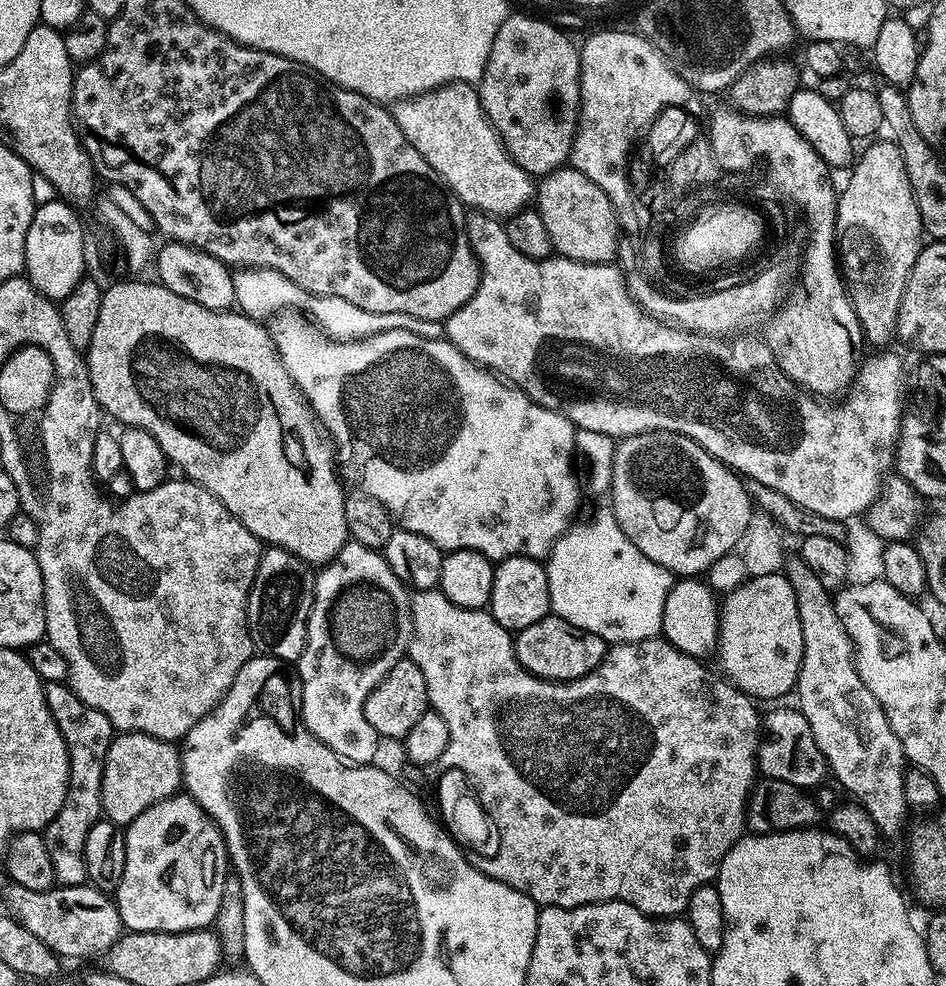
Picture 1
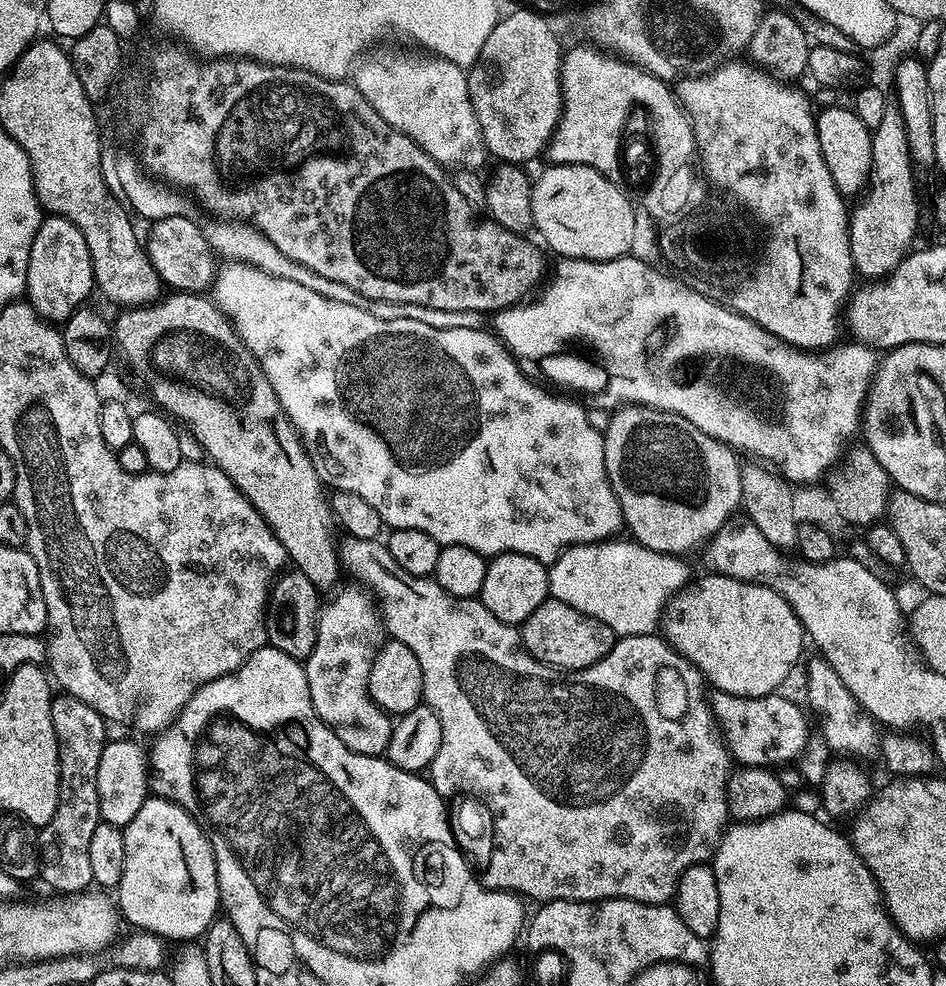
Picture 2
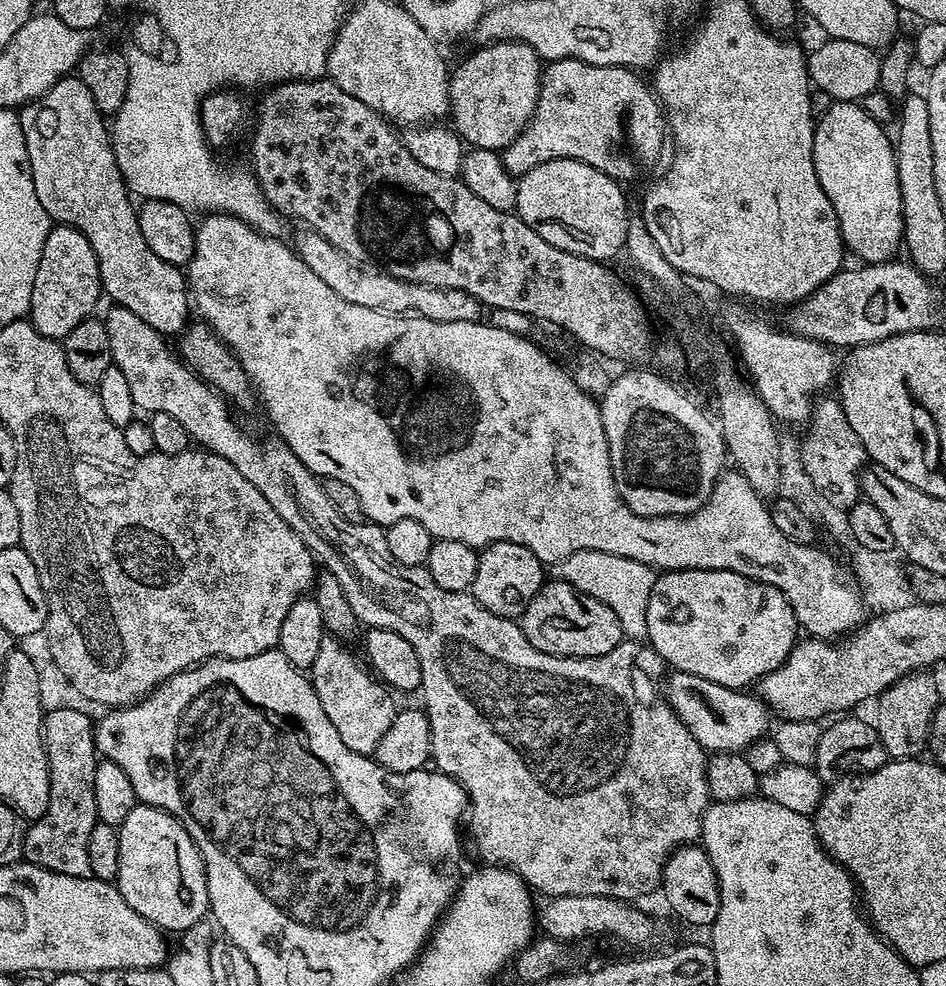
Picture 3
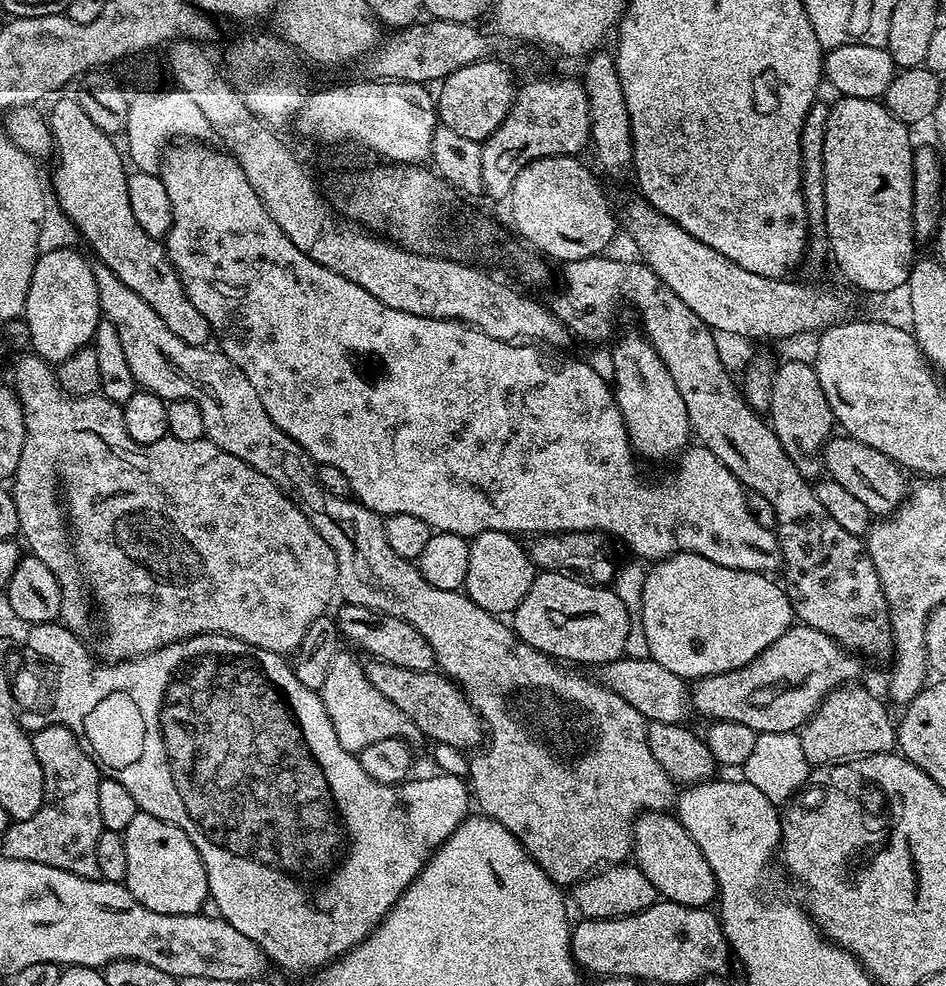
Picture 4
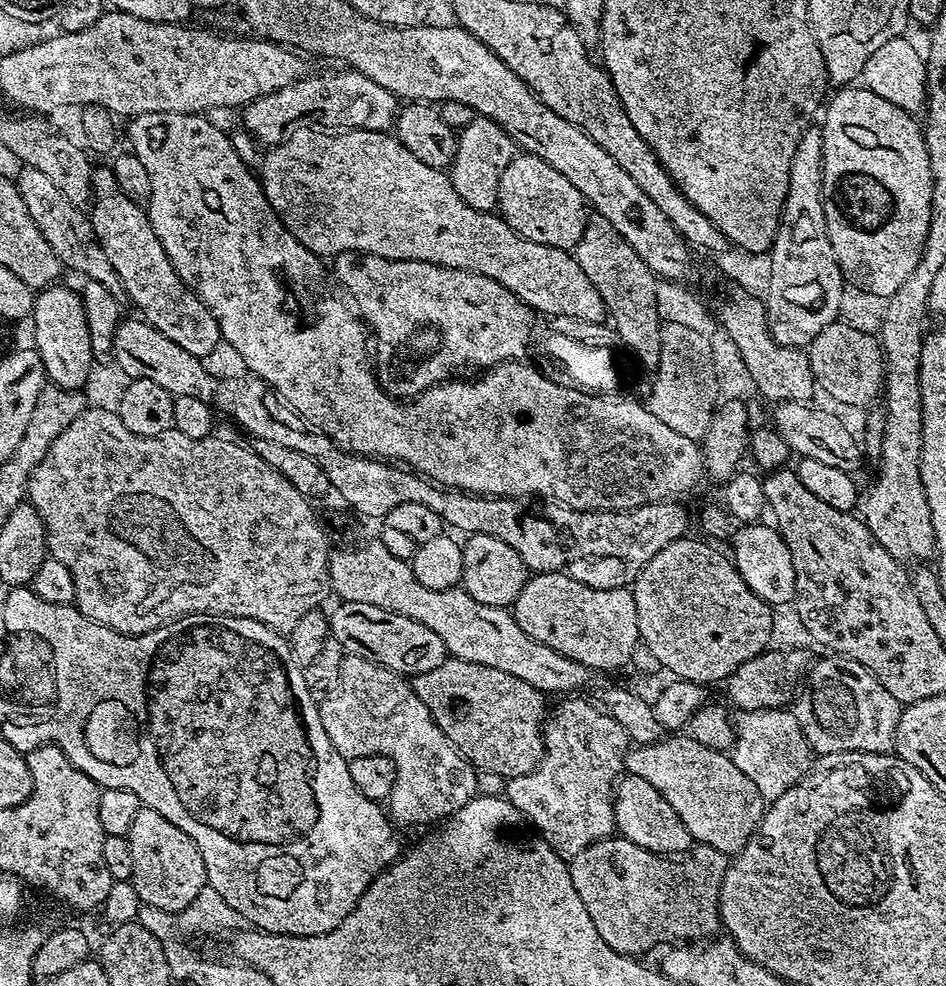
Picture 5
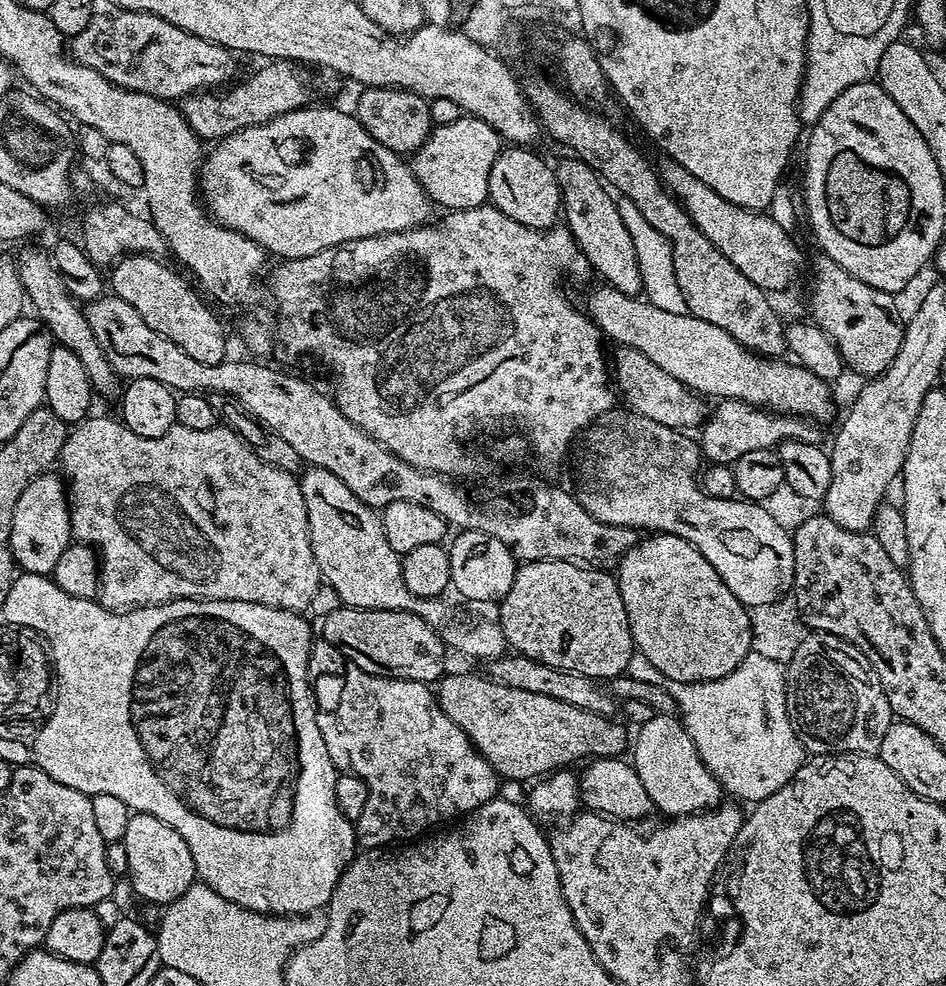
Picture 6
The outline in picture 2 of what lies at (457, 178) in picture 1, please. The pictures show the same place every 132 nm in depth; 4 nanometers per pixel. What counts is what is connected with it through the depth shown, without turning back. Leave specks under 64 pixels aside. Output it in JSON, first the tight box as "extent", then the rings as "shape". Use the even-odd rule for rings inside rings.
{"extent":[354,56,490,170],"shape":[[[392,56],[389,60],[372,60],[361,68],[359,65],[354,72],[355,86],[394,130],[406,134],[445,169],[480,170],[490,153],[484,147],[482,130],[470,102],[467,71],[449,60],[424,59],[428,60]]]}

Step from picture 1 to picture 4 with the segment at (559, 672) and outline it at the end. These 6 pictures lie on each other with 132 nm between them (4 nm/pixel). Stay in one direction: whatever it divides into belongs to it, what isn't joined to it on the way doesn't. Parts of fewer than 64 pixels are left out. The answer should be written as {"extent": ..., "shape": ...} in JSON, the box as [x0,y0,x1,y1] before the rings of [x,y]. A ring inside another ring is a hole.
{"extent":[510,571,634,666],"shape":[[[541,571],[539,575],[537,575],[536,580],[530,586],[530,590],[526,594],[526,598],[522,598],[522,602],[519,606],[516,607],[516,611],[511,613],[510,616],[510,624],[511,627],[516,629],[517,636],[520,637],[521,640],[524,640],[528,643],[528,645],[532,648],[537,648],[538,651],[546,653],[548,656],[555,658],[560,662],[571,662],[576,666],[584,666],[580,664],[593,664],[593,666],[599,666],[602,664],[609,664],[611,660],[618,660],[621,656],[625,655],[626,649],[624,648],[629,646],[630,639],[628,636],[628,632],[634,626],[634,620],[630,617],[630,609],[628,609],[625,604],[622,602],[622,598],[615,590],[611,587],[608,588],[595,588],[592,584],[587,584],[584,580],[575,580],[575,575],[569,574],[568,572],[545,572]]]}

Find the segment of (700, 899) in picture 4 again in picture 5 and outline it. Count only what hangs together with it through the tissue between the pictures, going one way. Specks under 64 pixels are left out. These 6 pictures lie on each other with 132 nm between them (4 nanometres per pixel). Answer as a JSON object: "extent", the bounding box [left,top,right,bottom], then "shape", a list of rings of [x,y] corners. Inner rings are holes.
{"extent":[611,774,690,854],"shape":[[[624,774],[617,779],[611,798],[612,822],[615,831],[642,851],[657,854],[680,854],[690,844],[688,831],[674,814],[668,802],[642,778]]]}

